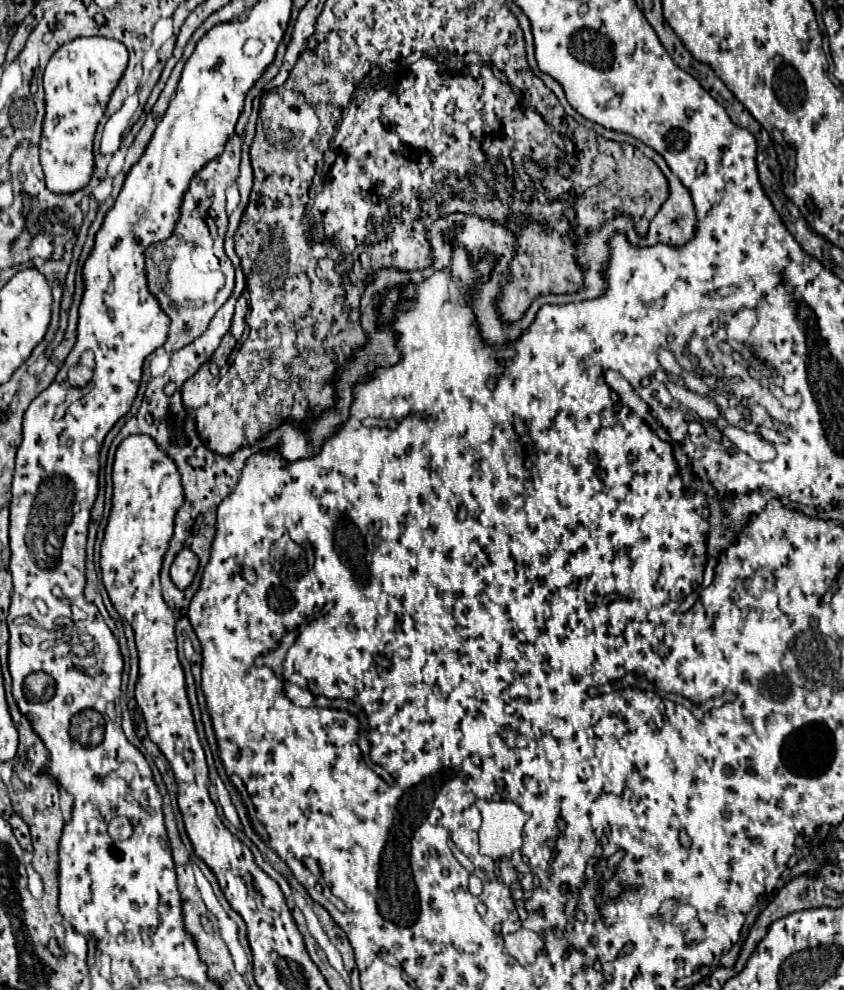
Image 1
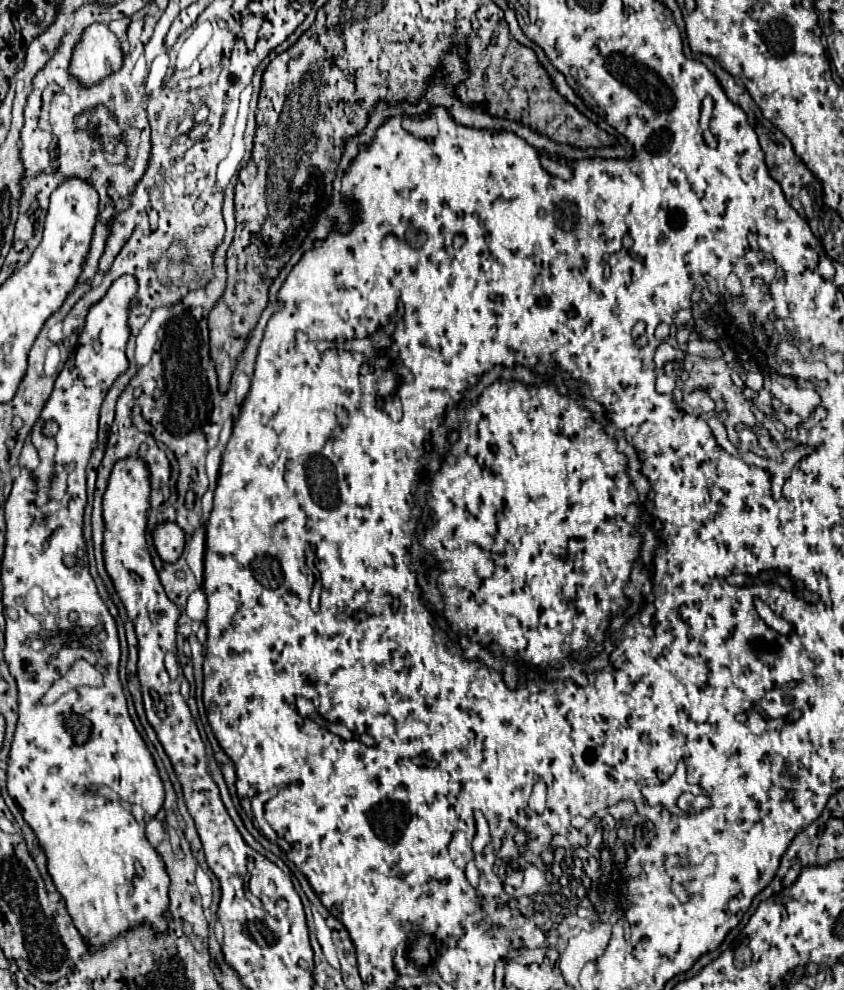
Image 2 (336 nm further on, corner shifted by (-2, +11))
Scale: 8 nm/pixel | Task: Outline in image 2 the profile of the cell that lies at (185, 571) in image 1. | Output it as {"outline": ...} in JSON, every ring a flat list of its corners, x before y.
{"outline":[[162,523,154,531,154,545,162,561,176,563,184,551,186,535,176,523]]}

